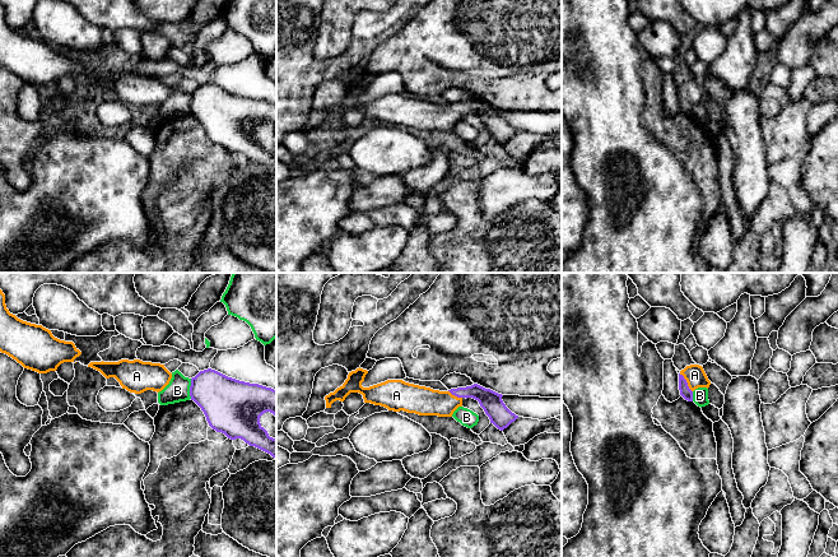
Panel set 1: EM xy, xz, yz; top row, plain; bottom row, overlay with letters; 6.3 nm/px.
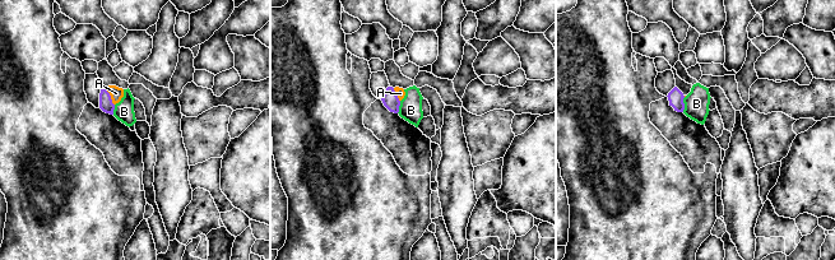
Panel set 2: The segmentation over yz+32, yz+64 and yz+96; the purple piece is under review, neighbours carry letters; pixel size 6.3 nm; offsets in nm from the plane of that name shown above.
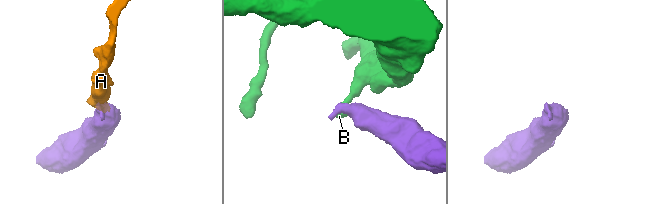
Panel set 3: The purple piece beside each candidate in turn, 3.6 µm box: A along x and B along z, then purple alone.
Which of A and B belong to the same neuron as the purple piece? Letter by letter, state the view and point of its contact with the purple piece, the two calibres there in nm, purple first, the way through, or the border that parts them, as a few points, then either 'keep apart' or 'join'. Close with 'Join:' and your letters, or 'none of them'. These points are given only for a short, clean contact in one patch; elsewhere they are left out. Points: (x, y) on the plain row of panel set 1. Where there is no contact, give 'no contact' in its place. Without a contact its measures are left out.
A: contact yz (687, 97); calibres 70 and 130 nm; way yz (685, 106), (687, 97), (694, 89); join
B: contact xy (190, 103); calibres 320 and 150 nm; border xy (191, 93), (190, 112); keep apart
Join: A

